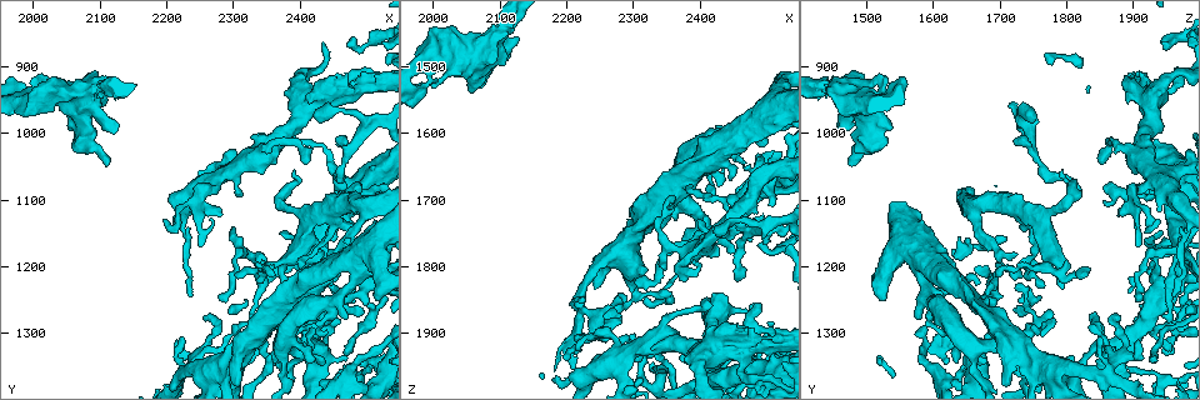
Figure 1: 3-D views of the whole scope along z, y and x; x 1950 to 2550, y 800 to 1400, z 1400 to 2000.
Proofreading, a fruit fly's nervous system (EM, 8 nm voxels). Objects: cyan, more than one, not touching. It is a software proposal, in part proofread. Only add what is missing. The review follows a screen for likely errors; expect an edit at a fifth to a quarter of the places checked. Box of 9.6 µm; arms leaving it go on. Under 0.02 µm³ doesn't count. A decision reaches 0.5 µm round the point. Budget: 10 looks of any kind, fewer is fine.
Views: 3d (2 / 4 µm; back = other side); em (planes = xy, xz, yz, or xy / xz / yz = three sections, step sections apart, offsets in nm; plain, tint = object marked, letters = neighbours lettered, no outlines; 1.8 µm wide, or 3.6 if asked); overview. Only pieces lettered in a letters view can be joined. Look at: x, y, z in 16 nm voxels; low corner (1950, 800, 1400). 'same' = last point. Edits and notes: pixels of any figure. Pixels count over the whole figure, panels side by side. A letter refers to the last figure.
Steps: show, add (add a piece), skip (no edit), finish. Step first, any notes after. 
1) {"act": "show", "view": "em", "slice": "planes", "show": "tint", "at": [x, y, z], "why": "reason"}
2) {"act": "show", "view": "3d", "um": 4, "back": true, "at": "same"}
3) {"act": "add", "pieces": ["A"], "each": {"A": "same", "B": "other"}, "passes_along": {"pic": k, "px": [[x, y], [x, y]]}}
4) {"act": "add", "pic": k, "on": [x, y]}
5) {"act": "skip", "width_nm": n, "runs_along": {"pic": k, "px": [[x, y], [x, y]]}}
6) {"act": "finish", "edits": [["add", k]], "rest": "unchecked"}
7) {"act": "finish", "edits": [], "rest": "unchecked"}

{"act": "show", "view": "em", "slice": "planes", "show": "letters", "at": [2450, 1250, 1690], "why": "an open end"}

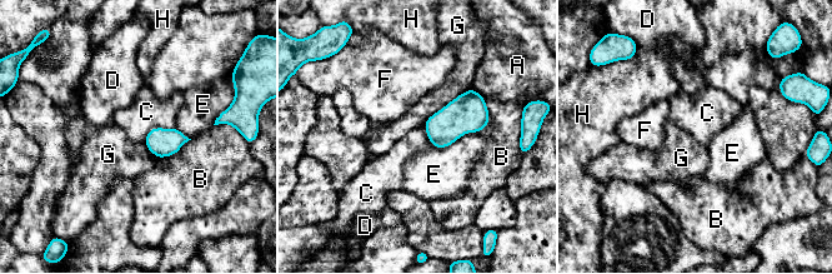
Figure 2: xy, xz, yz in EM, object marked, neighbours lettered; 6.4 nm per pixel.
{"act": "skip", "each": {"A": "other", "B": "other", "C": "other", "D": "other", "E": "other", "F": "other", "G": "other", "H": "other"}, "border": {"pic": 2, "px": [[174, 126], [153, 128], [144, 142]]}, "found": "none of them fits"}

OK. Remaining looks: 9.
{"act": "show", "view": "em", "slice": "xy", "step": 16, "show": "letters", "at": [2470, 1015, 1725], "why": "an open end"}

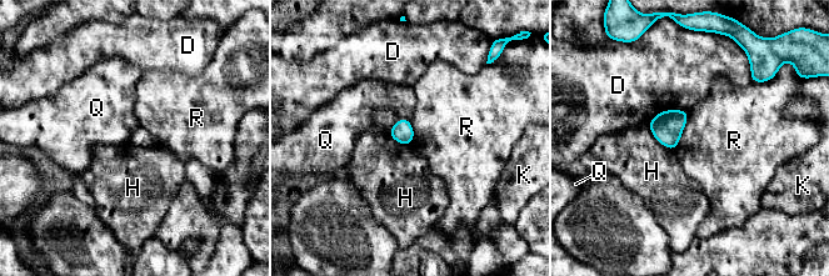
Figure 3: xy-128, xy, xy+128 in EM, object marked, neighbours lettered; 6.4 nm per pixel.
{"act": "skip", "each": {"D": "other", "H": "other", "K": "other", "Q": "other", "R": "other"}, "border": {"pic": 3, "px": [[688, 113], [682, 138], [673, 149]]}, "found": "none of them fits"}

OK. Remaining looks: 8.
{"act": "show", "view": "3d", "um": 4, "at": [2490, 1165, 1605], "why": "thick end"}

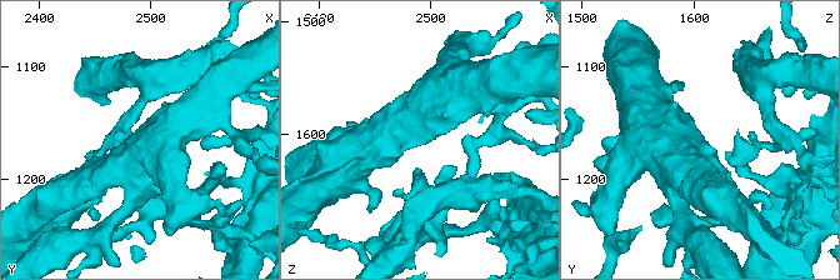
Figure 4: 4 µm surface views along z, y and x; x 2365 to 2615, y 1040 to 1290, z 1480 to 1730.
{"act": "show", "view": "em", "slice": "planes", "show": "tint", "at": [2492, 1160, 1608]}

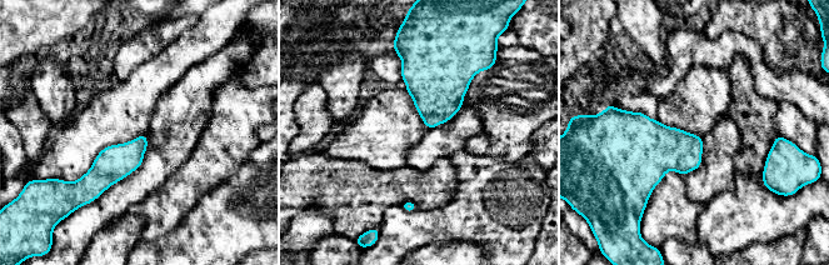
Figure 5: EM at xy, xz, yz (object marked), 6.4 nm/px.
{"act": "show", "view": "em", "slice": "planes", "show": "letters", "at": "same", "why": "see the neighbours"}

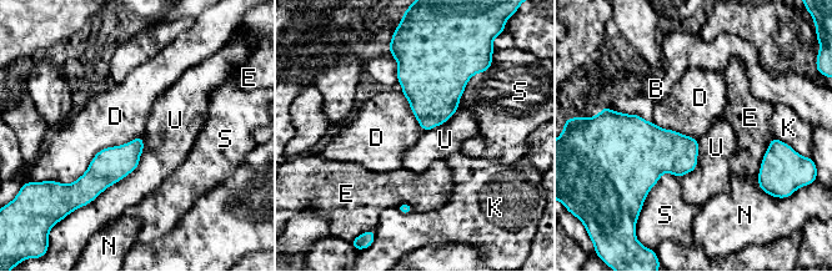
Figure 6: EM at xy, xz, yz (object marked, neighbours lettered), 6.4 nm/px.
{"act": "skip", "each": {"B": "other", "D": "other", "E": "other", "K": "other", "N": "other", "S": "other", "U": "other"}, "border": {"pic": 6, "px": [[141, 135], [103, 147], [66, 185]]}, "found": "none of them fits"}

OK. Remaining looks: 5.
{"act": "show", "view": "em", "slice": "planes", "show": "letters", "at": [2125, 995, 1455]}

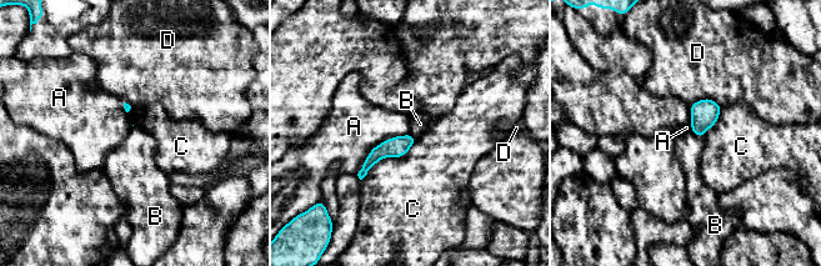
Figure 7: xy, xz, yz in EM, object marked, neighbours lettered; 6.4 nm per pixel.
{"act": "skip", "longest_contact_nm": ["C", 440], "each": {"A": "other", "B": "other", "C": "other", "D": "other"}, "runs_along": {"pic": 7, "px": [[411, 140], [380, 151], [361, 174]]}, "found": "none of them fits"}

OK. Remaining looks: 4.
{"act": "finish", "edits": [], "rest": "unchecked"}

